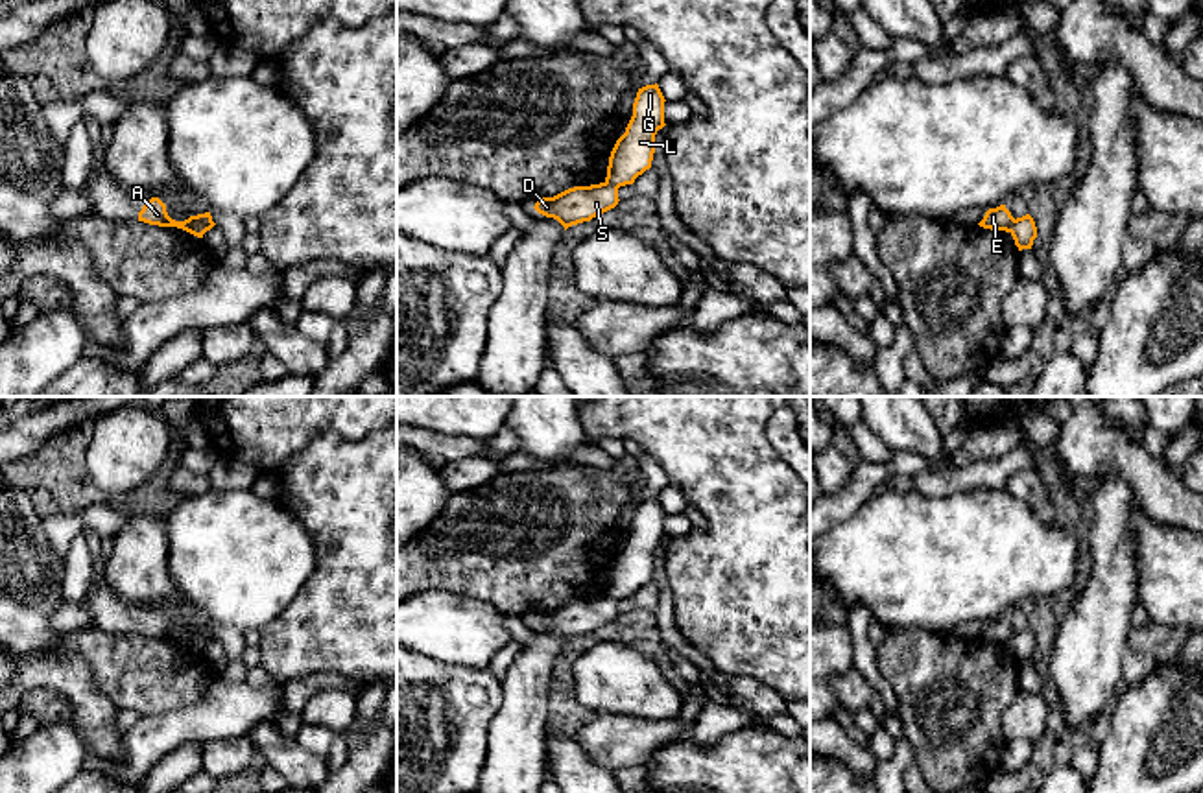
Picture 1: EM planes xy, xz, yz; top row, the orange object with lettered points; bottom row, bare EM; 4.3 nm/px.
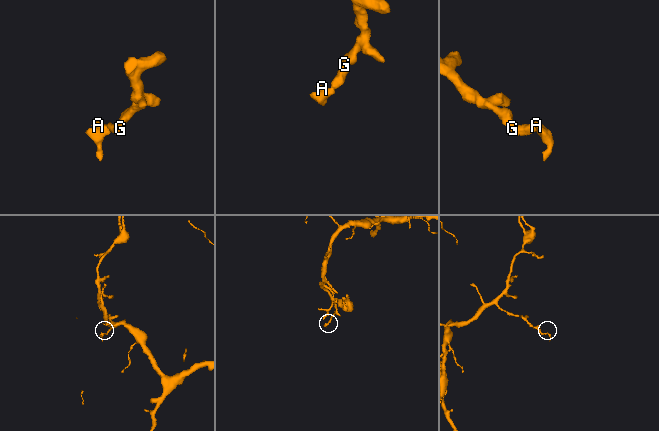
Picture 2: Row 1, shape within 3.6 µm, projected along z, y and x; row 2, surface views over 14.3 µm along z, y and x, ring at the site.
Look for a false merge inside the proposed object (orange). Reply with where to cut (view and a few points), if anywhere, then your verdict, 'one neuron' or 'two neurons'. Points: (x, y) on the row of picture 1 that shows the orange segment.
xy (190, 216), (203, 233) | two neurons

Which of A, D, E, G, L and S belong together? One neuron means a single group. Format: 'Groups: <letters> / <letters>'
Groups: A D S / E G L

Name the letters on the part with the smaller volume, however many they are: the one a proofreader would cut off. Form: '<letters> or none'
A, D, S

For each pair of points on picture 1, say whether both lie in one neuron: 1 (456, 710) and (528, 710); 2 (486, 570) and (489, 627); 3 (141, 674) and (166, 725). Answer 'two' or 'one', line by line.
1: two
2: two
3: two

